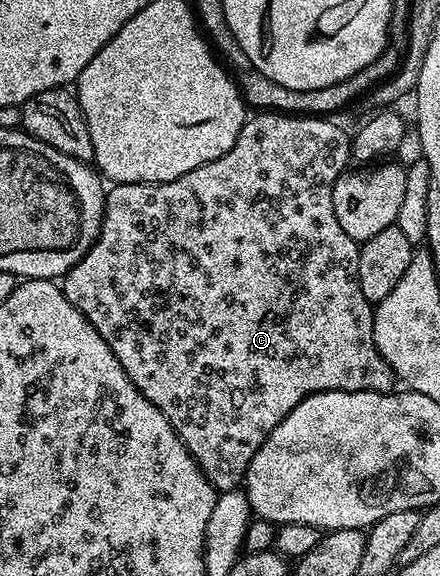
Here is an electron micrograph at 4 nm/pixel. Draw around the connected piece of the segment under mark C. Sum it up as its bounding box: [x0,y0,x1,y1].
[63,111,394,494]

